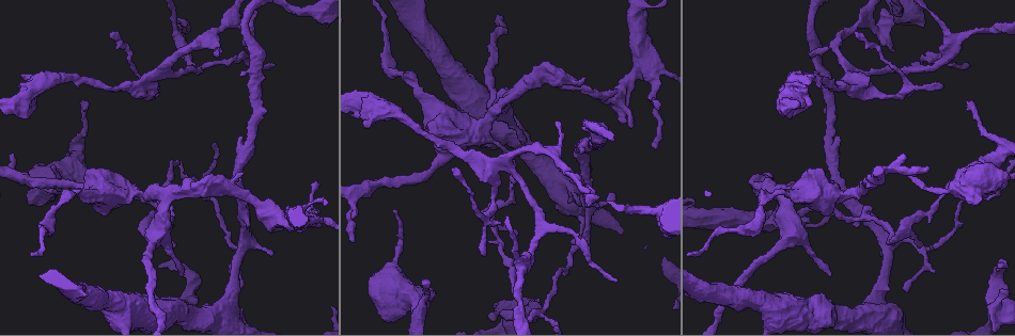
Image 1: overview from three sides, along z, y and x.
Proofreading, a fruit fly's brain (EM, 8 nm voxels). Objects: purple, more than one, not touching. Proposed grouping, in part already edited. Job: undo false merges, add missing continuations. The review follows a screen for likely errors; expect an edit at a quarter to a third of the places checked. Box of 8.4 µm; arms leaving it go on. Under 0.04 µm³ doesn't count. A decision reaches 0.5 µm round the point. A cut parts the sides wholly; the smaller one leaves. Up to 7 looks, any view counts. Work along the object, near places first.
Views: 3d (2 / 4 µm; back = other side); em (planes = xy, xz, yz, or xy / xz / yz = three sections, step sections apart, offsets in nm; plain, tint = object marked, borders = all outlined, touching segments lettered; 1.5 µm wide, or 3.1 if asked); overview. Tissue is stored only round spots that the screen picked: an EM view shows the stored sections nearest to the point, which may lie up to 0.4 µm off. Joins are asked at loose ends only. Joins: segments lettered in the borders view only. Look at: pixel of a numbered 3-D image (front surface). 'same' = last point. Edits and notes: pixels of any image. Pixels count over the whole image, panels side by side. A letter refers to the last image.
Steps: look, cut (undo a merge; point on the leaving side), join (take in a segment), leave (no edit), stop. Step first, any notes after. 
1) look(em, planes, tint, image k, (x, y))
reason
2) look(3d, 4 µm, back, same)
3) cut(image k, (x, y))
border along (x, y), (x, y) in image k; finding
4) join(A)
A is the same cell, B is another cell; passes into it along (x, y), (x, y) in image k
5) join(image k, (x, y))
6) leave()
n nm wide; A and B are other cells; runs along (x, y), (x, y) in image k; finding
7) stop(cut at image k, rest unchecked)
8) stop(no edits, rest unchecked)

look(3d, 2 µm, back, image 1, (82, 99))
thin end

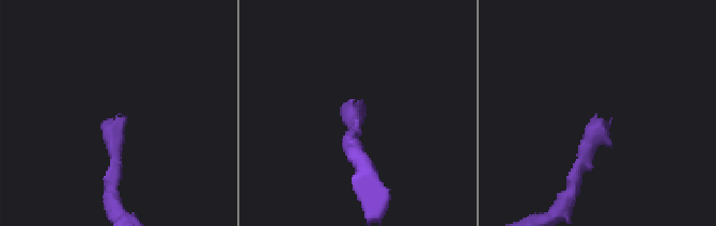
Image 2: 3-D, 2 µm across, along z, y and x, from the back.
look(em, planes, borders, image 2, (126, 118))

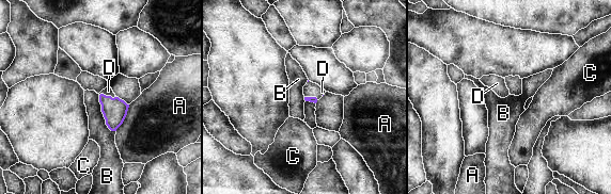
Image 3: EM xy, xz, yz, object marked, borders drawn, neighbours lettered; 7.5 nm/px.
join(D)
D is the same cell, A, B and C are other cells; passes into it along (114, 110), (108, 96), (108, 91) in image 3; it goes on there

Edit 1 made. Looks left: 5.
look(overview)

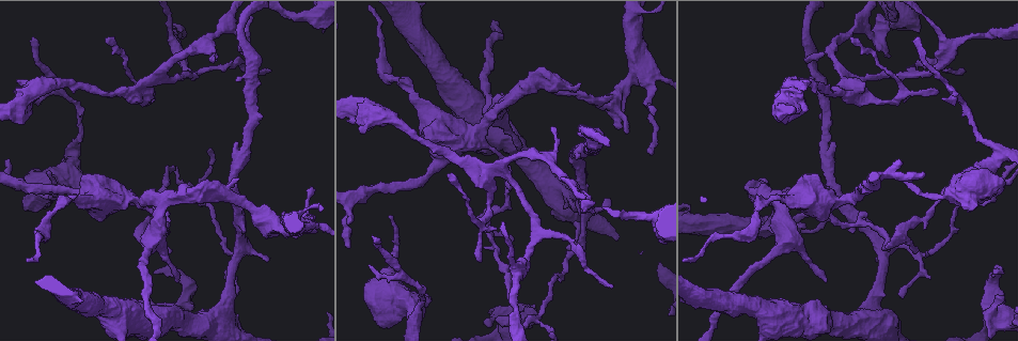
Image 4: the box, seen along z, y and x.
look(em, planes, borders, image 4, (890, 57))
an open end

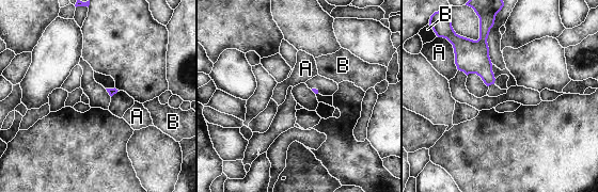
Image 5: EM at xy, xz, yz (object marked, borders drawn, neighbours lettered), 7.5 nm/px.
leave()
A touches over 180 nm; A and B are other cells; border along (453, 47), (455, 63), (458, 69) in image 5; no lettered segment goes on from it

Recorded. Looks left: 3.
look(3d, 4 µm, image 4, (805, 62))
free end

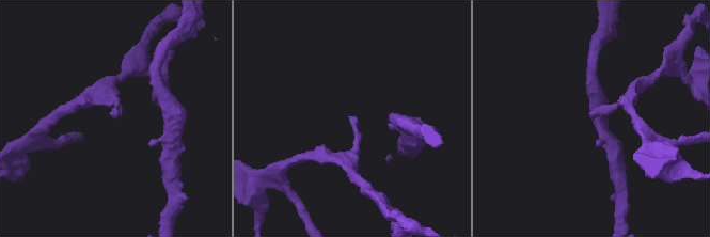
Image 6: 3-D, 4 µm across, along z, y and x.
look(em, xy, step 8, borders, image 6, (114, 117))

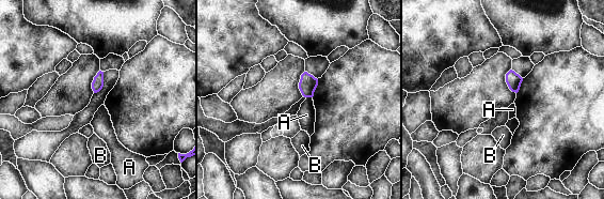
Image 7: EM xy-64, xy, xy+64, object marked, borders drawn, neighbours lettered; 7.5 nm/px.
leave()
A and B are other cells; border along (306, 96), (312, 97) in image 7; no lettered segment goes on from it

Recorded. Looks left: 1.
stop(join at image 3, rest unchecked)

